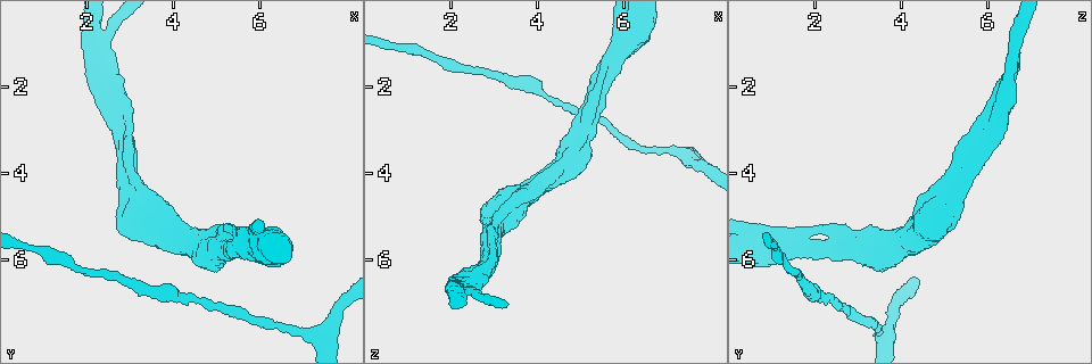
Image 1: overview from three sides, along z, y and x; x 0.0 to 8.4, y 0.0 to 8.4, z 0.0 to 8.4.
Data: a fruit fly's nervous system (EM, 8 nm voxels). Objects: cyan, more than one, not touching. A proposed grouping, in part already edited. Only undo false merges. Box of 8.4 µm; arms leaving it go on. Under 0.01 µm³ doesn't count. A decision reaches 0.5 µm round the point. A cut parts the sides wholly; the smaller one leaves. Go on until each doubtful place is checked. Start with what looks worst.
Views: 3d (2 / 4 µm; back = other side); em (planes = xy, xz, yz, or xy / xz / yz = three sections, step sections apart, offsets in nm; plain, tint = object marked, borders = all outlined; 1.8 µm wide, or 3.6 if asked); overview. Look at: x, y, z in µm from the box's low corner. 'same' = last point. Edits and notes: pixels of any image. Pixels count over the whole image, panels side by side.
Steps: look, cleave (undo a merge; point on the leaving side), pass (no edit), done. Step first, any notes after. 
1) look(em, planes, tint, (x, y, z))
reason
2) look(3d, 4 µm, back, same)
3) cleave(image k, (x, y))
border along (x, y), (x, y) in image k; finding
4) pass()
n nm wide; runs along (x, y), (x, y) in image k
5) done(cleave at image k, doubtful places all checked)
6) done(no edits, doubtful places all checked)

look(3d, 4 µm, (2.15, 0.90, 6.75))
a fork

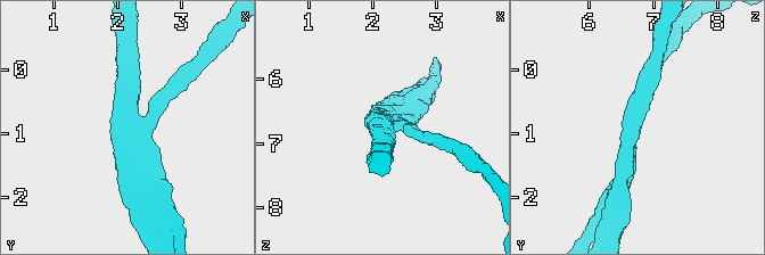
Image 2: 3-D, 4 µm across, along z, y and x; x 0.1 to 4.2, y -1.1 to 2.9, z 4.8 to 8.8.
look(em, planes, tint, (2.20, 0.90, 6.70))

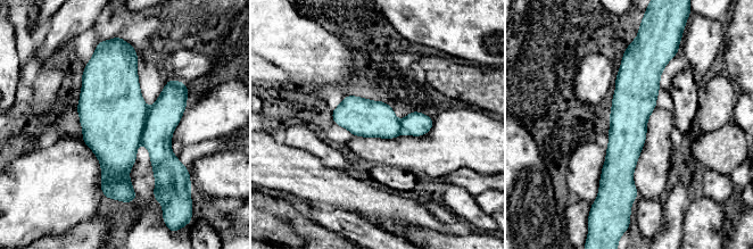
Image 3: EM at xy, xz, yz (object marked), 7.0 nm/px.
pass()
280 nm wide; runs along (627, 55), (626, 183), (634, 191) in image 3; all the same neuron

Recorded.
look(3d, 2 µm, (2.40, 2.25, 6.45))
arms run side by side

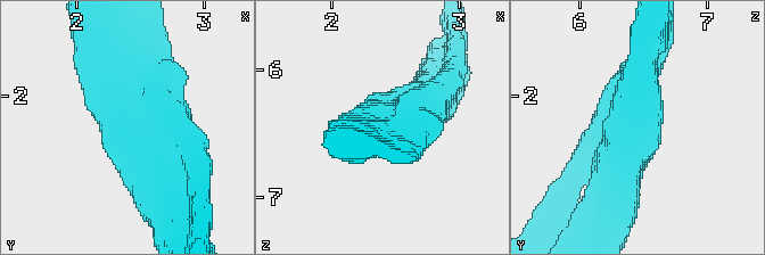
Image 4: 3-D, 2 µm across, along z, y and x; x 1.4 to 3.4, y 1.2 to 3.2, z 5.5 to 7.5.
look(em, 3.6 µm, planes, tint, (2.38, 2.18, 6.42))
shape alone is not enough

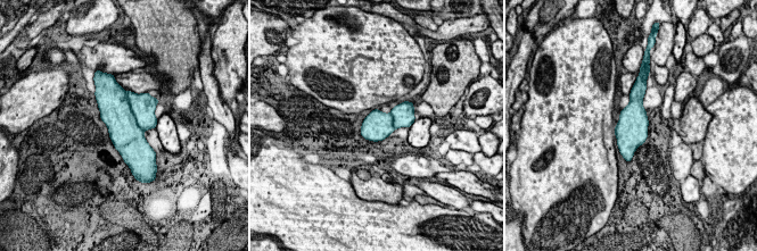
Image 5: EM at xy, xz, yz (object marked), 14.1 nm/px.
pass()
400 nm wide; one neuron here

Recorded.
look(em, 3.6 µm, xz, step 4, tint, (3.05, 4.45, 5.25))
calibre changes

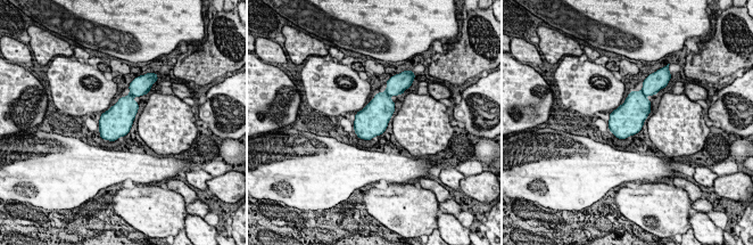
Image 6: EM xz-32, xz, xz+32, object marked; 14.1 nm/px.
look(em, 3.6 µm, planes, tint, same)

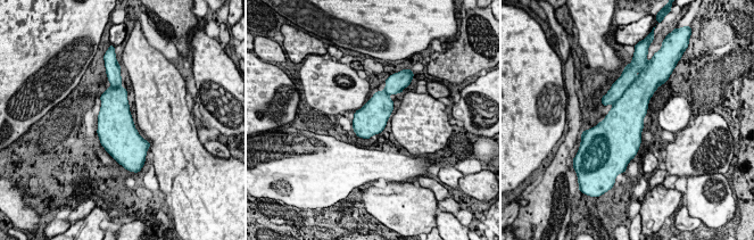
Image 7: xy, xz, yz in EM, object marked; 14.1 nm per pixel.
pass()
440 nm wide; one neuron here

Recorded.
done(no edits, doubtful places all checked)

